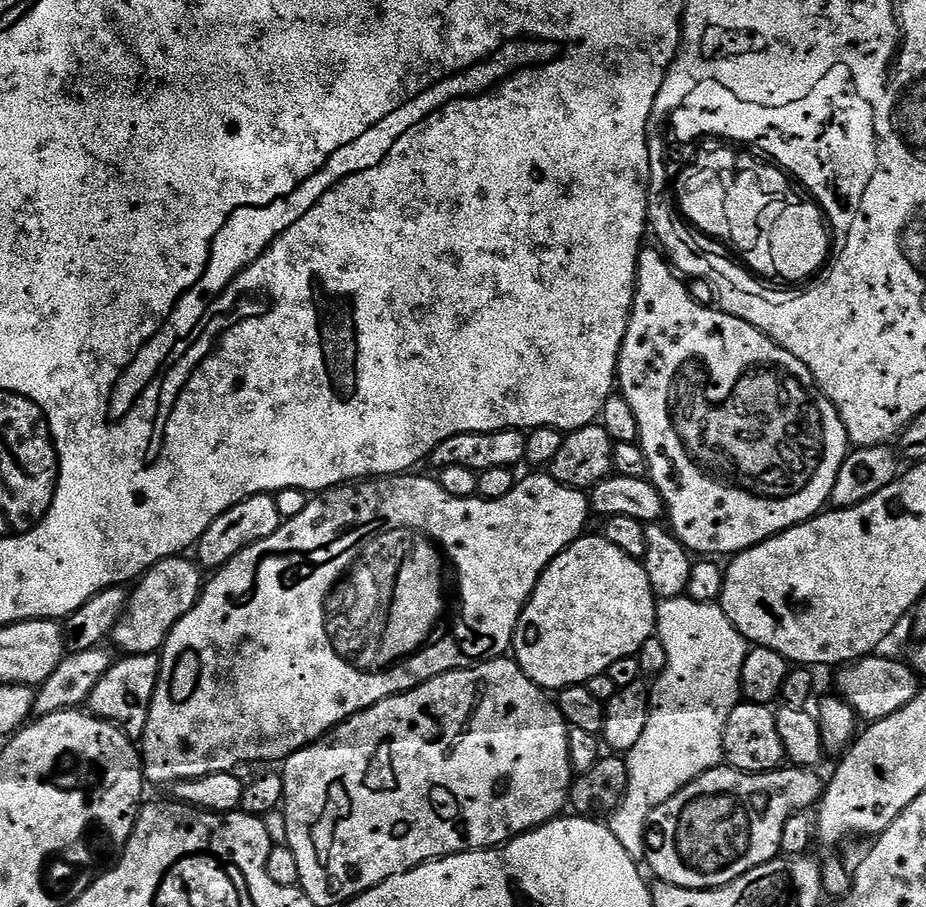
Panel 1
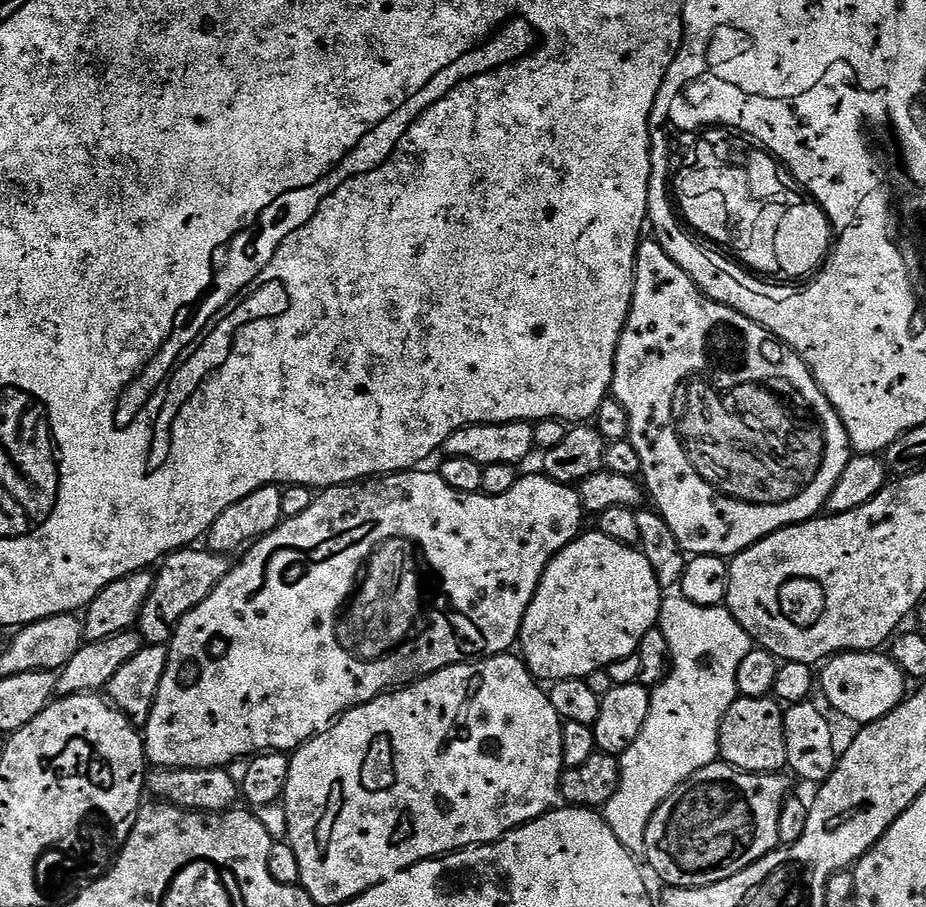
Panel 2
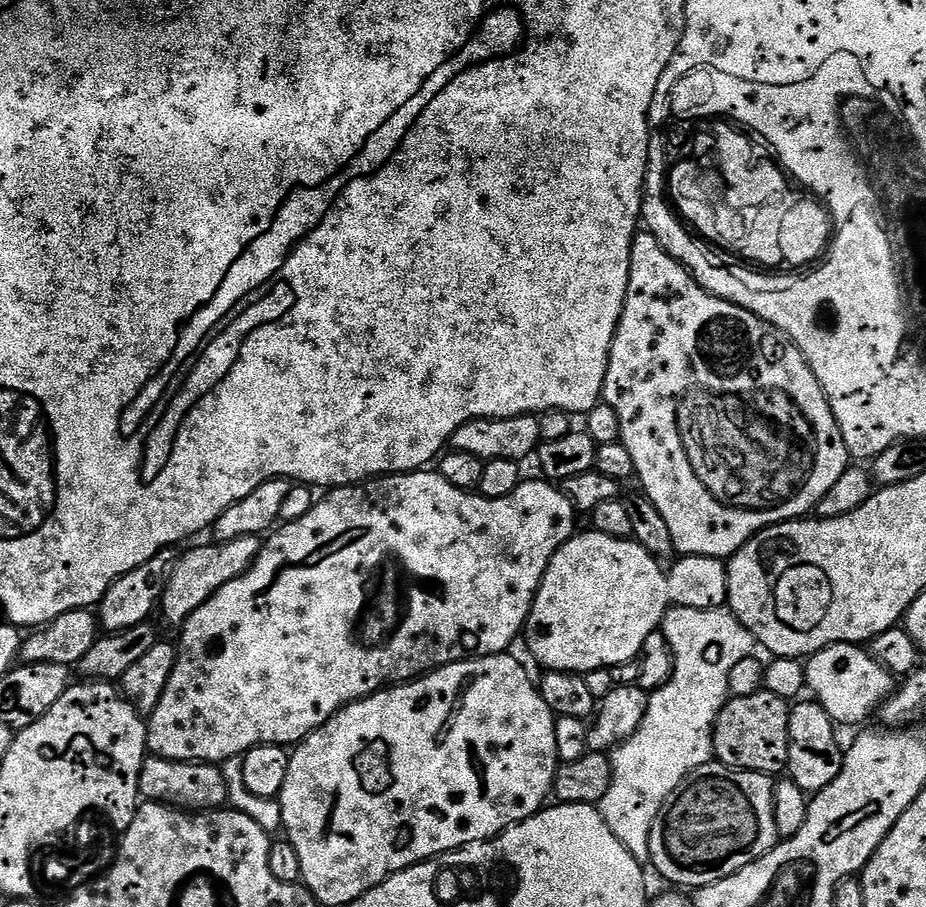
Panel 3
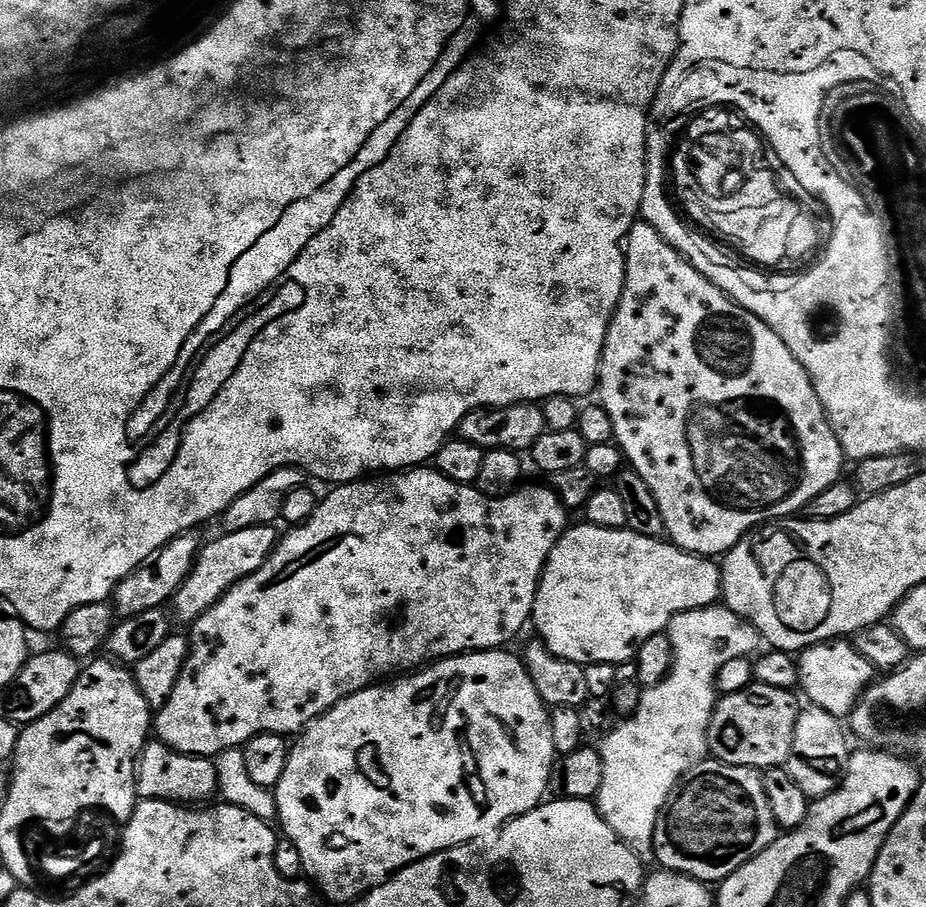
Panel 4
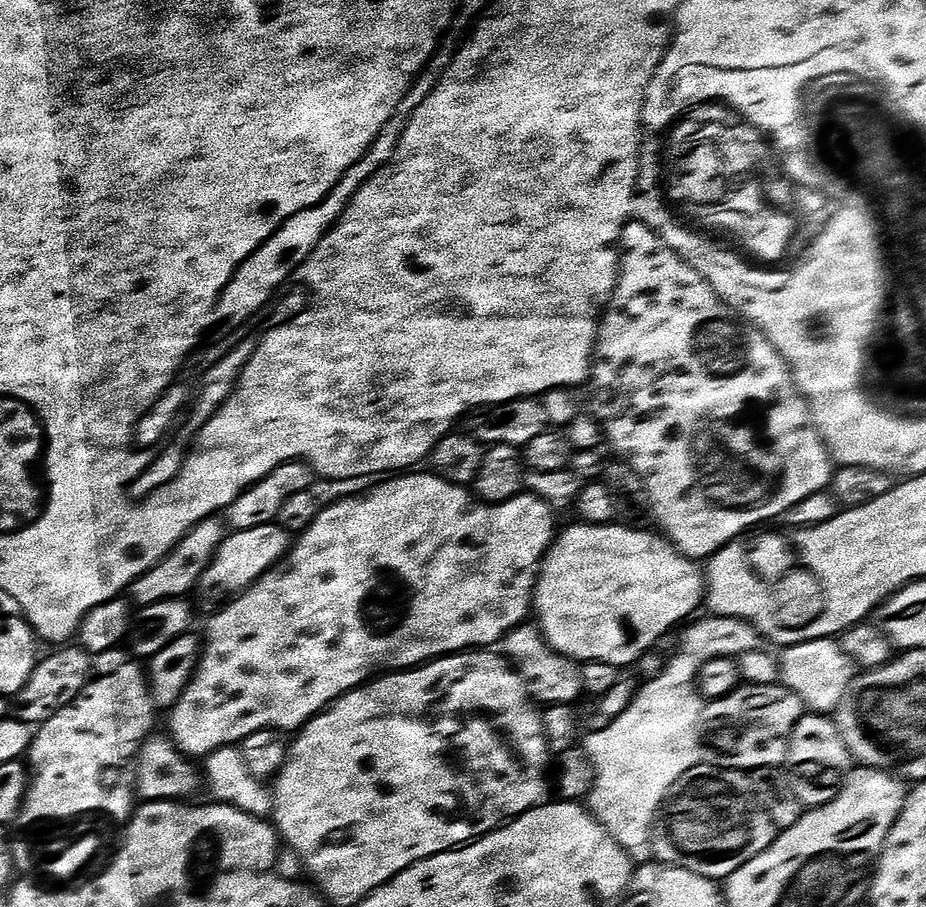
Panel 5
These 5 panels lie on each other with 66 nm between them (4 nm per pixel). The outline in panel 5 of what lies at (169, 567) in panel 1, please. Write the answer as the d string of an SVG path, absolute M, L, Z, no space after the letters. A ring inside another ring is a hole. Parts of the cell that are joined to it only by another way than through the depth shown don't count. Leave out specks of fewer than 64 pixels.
M279 522L225 535L224 542L214 554L206 574L202 574L198 596L201 596L212 610L219 609L276 567L276 563L287 556L289 547L290 534Z

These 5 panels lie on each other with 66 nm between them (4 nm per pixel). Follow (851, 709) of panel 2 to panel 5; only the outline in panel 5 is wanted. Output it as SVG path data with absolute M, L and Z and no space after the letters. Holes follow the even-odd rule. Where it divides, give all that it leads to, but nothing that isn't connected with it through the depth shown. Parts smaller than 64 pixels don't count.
M839 639L811 640L801 644L789 644L779 653L780 678L788 688L804 703L812 714L832 714L846 698L850 686L856 681L856 663L842 650Z

